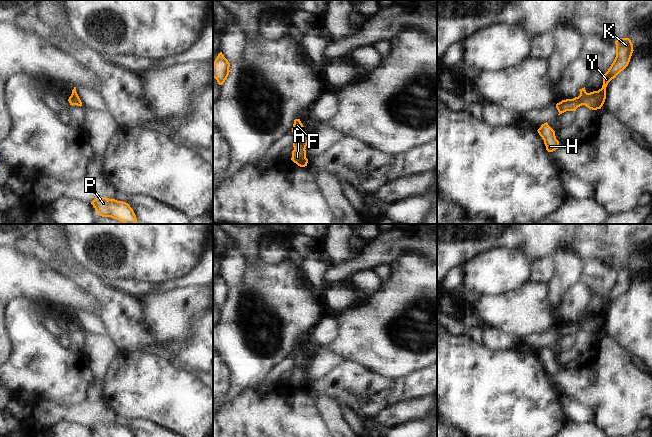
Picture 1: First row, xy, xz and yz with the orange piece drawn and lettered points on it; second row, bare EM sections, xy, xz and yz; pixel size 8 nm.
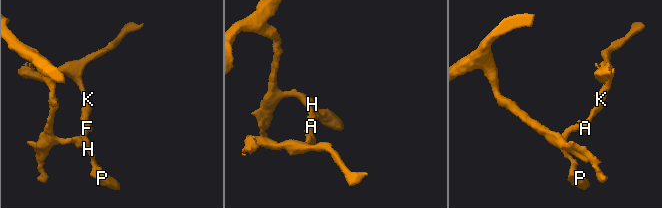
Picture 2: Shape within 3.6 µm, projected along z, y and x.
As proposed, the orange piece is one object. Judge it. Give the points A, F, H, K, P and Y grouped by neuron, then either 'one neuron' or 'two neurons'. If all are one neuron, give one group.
A F H K P Y; one neuron

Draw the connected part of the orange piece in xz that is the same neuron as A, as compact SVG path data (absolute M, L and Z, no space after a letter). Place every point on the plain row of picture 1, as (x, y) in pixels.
M295 343L292 356L294 358L294 366L292 375L291 384L300 391L307 390L308 383L306 382L306 370L310 363L310 360L307 359L303 348L300 343Z

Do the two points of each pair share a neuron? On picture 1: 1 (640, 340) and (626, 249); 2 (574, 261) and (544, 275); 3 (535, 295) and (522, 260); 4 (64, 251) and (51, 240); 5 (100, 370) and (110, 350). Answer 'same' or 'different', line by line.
1: different
2: different
3: different
4: same
5: same

